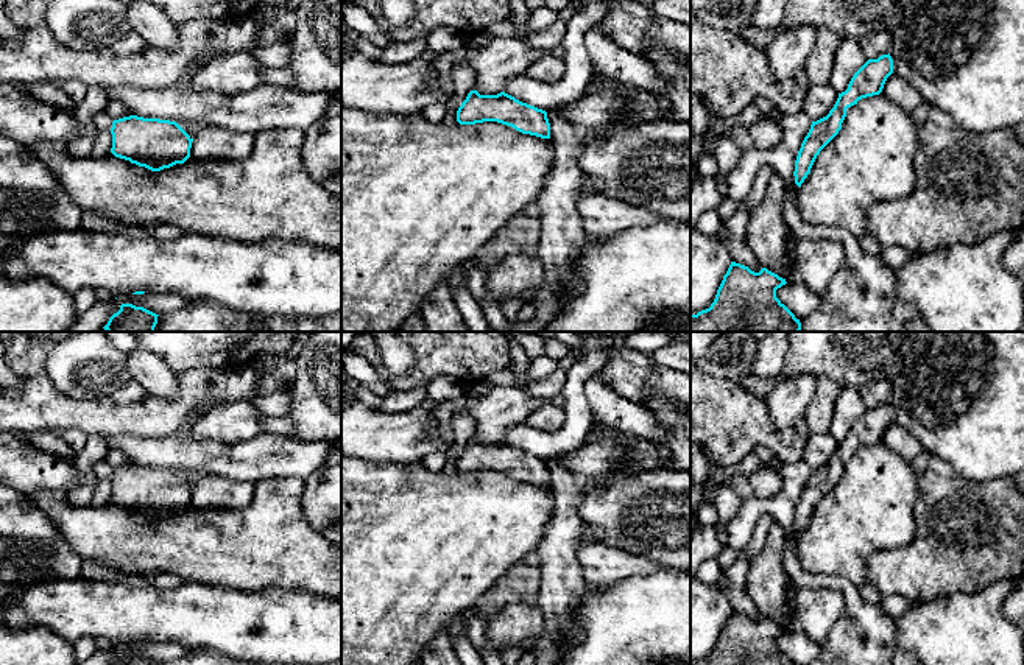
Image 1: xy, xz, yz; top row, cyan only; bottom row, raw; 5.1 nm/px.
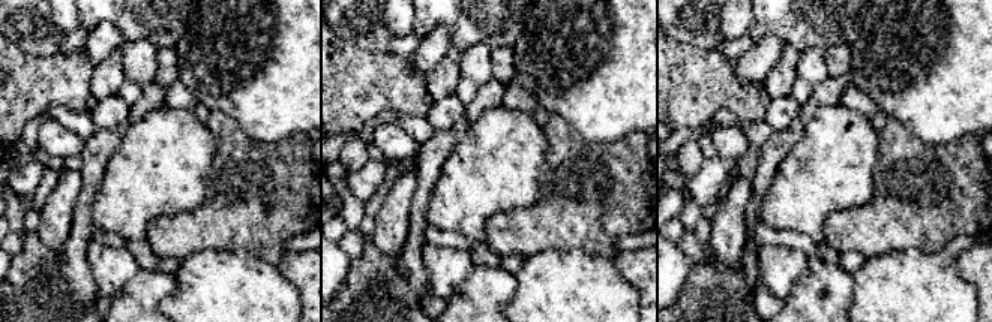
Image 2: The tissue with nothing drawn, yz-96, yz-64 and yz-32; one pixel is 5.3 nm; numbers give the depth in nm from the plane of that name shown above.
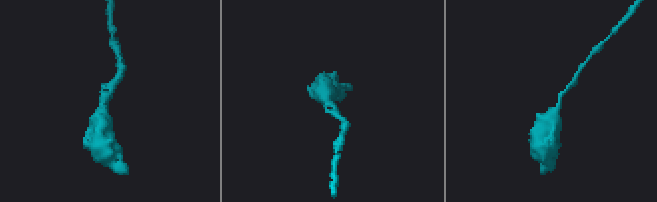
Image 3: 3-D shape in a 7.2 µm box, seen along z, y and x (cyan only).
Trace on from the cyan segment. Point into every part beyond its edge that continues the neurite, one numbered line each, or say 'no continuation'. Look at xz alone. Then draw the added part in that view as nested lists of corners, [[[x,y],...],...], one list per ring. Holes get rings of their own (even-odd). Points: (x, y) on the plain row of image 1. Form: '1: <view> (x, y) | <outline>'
no continuation

